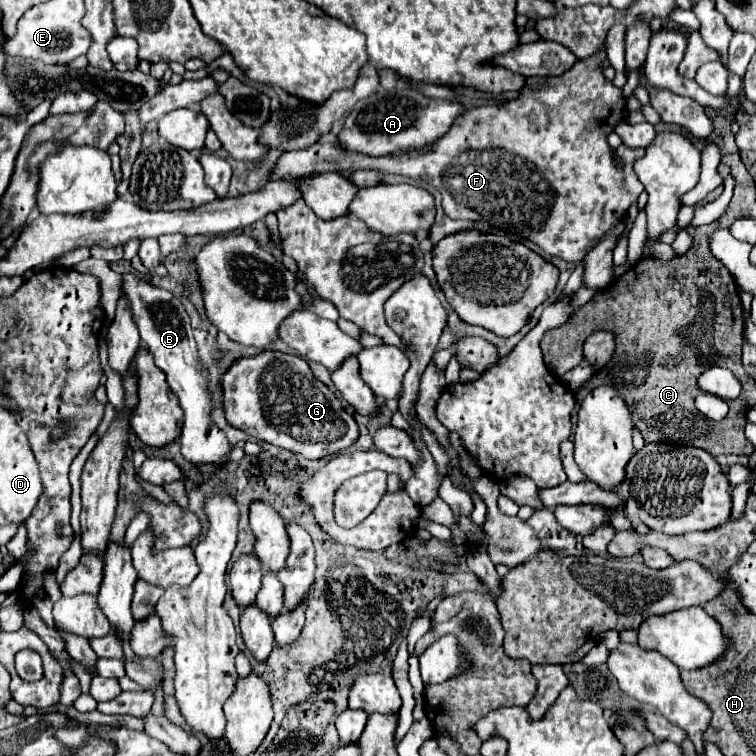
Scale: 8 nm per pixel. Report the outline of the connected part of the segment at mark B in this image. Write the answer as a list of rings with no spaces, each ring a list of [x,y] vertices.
[[[133,272],[121,274],[121,296],[125,296],[129,302],[129,310],[133,314],[133,320],[137,322],[143,346],[149,348],[149,352],[155,356],[155,364],[167,374],[167,384],[179,398],[181,408],[185,412],[185,424],[181,432],[183,456],[197,464],[223,464],[231,448],[225,434],[209,418],[211,402],[207,396],[207,370],[197,358],[197,346],[183,302],[169,290],[153,286]]]

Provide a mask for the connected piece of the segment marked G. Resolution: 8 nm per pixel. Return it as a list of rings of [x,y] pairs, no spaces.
[[[263,350],[255,356],[233,362],[223,376],[223,410],[231,426],[247,432],[255,440],[297,452],[305,458],[327,458],[339,450],[349,448],[359,436],[353,414],[349,414],[337,396],[311,374],[307,362],[295,354]]]

